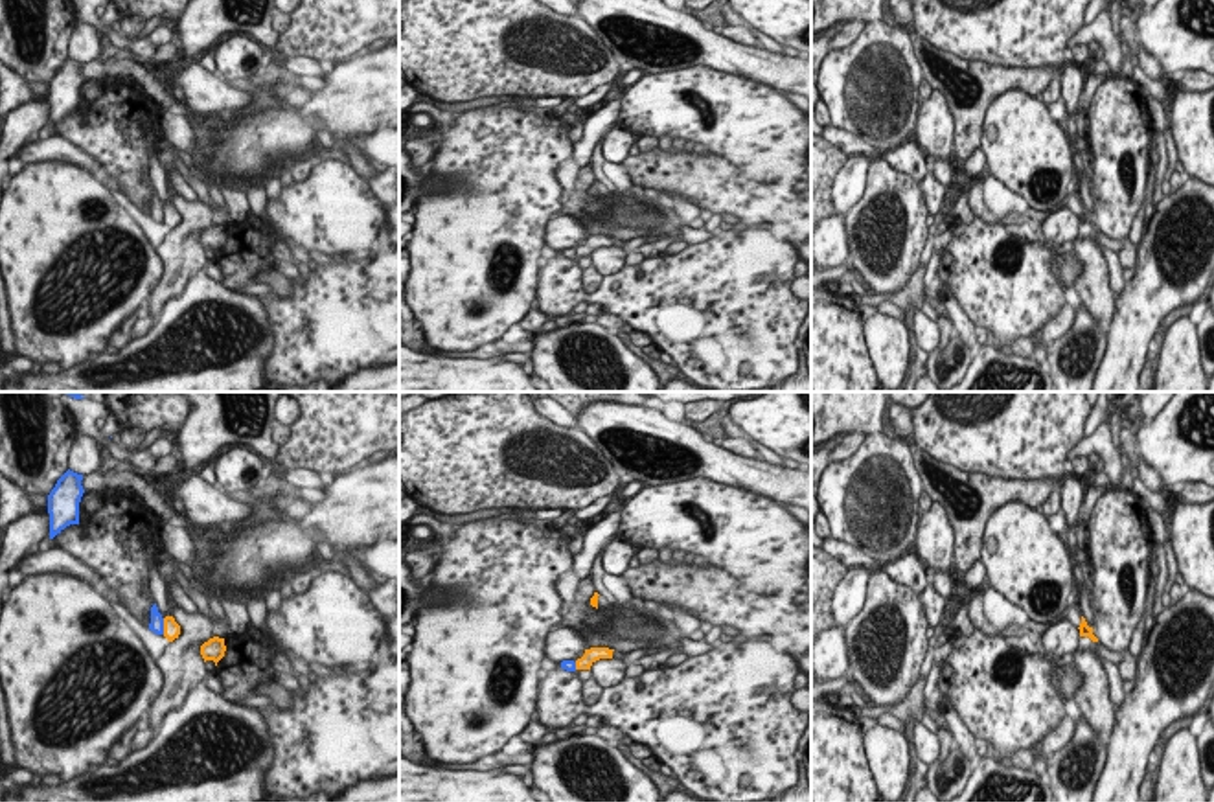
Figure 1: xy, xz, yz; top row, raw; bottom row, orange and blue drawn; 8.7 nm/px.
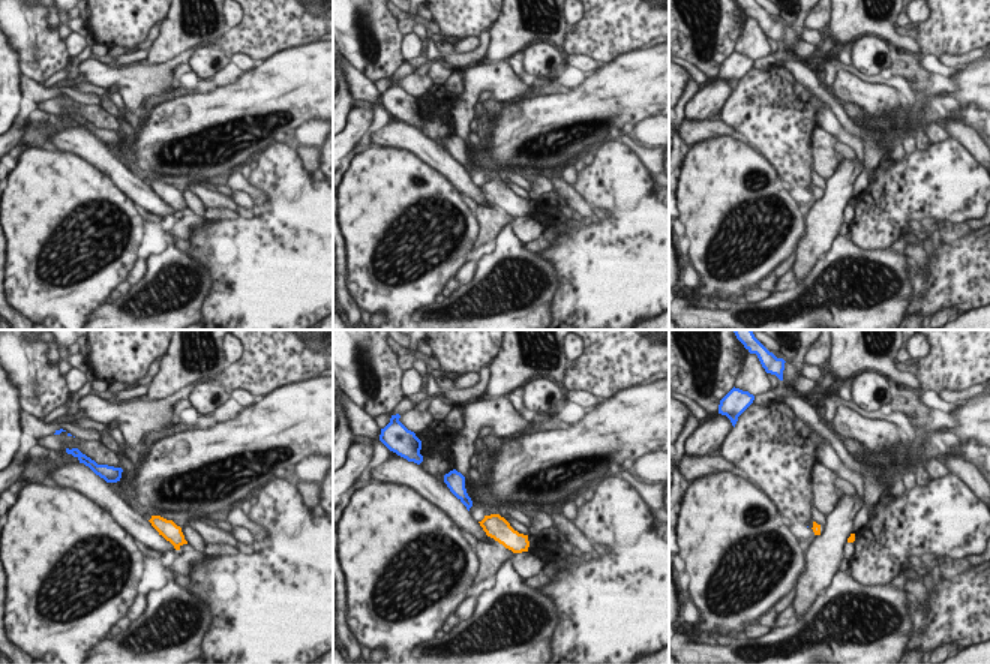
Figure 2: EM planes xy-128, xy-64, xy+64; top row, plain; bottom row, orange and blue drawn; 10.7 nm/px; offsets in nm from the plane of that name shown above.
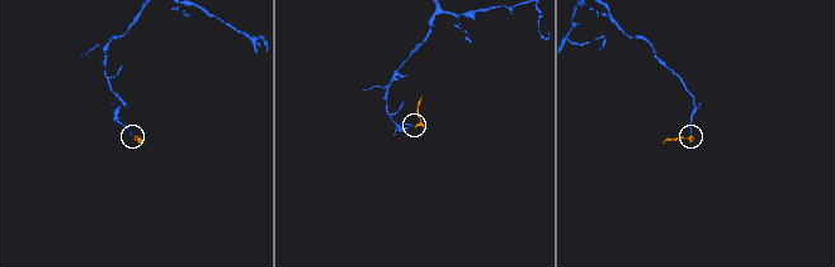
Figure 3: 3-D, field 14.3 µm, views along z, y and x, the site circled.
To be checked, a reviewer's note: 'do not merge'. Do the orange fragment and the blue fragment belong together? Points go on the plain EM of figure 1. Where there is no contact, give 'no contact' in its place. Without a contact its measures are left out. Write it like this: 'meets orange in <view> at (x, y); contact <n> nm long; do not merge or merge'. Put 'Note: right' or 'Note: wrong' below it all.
meets orange in xy at (164, 214); contact 140 nm long; do not merge
Note: right

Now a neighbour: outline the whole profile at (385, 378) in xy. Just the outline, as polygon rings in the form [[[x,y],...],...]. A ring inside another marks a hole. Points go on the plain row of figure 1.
[[[399,361],[377,368],[357,370],[326,392],[399,392]]]

